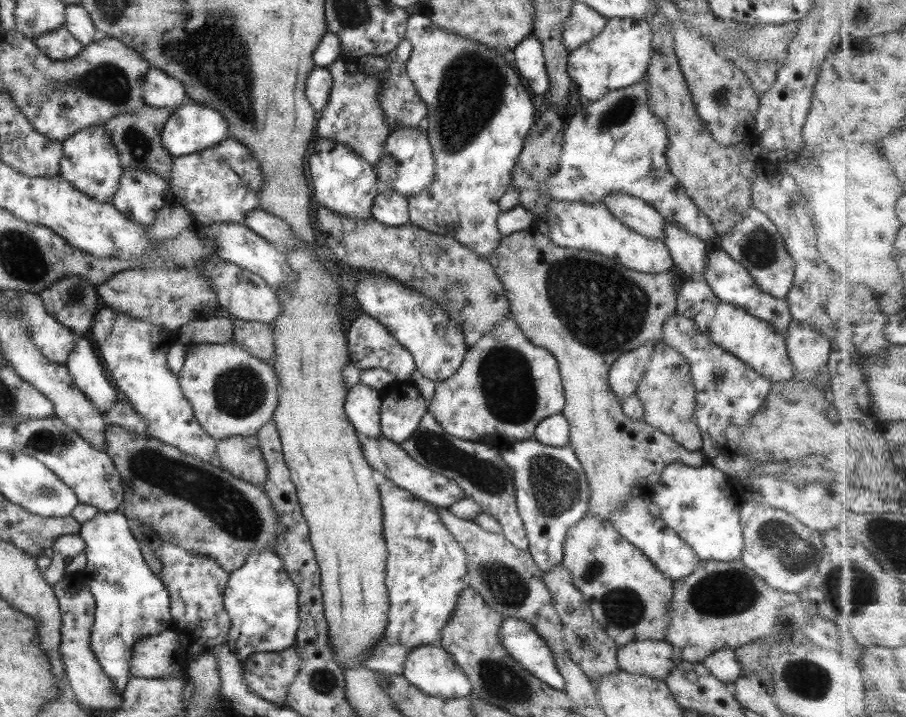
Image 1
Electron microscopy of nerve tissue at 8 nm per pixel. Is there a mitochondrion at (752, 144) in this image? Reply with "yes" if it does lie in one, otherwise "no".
no

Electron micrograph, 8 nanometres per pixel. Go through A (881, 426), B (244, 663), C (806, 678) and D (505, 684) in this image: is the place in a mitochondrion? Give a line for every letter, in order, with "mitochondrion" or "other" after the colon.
A: other
B: other
C: mitochondrion
D: mitochondrion

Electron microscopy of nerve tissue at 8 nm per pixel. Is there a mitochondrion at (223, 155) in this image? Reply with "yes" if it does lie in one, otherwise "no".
no

